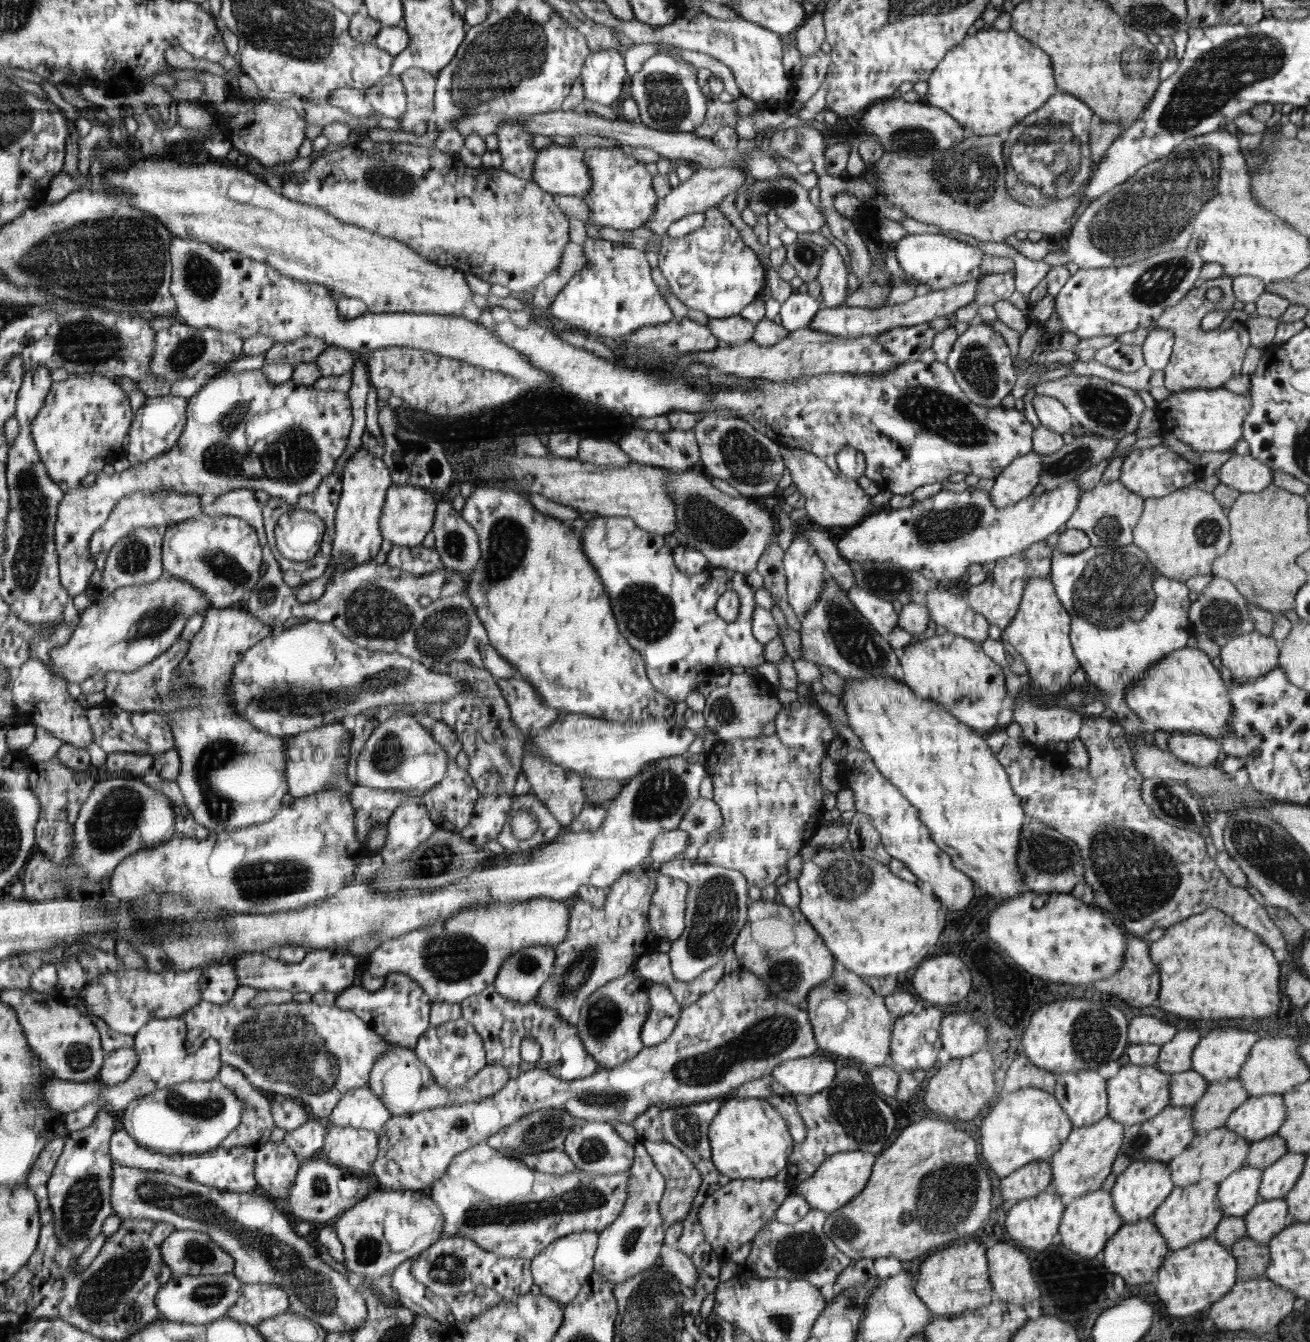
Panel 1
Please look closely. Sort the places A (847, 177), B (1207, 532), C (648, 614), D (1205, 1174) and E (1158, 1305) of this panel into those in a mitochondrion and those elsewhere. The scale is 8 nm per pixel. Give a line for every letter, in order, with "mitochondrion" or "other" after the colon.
A: other
B: mitochondrion
C: mitochondrion
D: other
E: other

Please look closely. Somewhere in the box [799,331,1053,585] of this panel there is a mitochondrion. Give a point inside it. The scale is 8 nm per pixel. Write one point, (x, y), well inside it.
(933, 410)

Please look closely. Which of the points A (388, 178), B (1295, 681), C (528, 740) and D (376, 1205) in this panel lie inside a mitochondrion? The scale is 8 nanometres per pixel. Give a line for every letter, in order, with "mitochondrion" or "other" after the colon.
A: mitochondrion
B: other
C: other
D: other

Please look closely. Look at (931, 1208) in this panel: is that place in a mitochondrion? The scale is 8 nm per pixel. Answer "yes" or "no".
yes

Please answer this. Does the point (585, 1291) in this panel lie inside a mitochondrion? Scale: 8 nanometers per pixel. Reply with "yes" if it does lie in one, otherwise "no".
no

